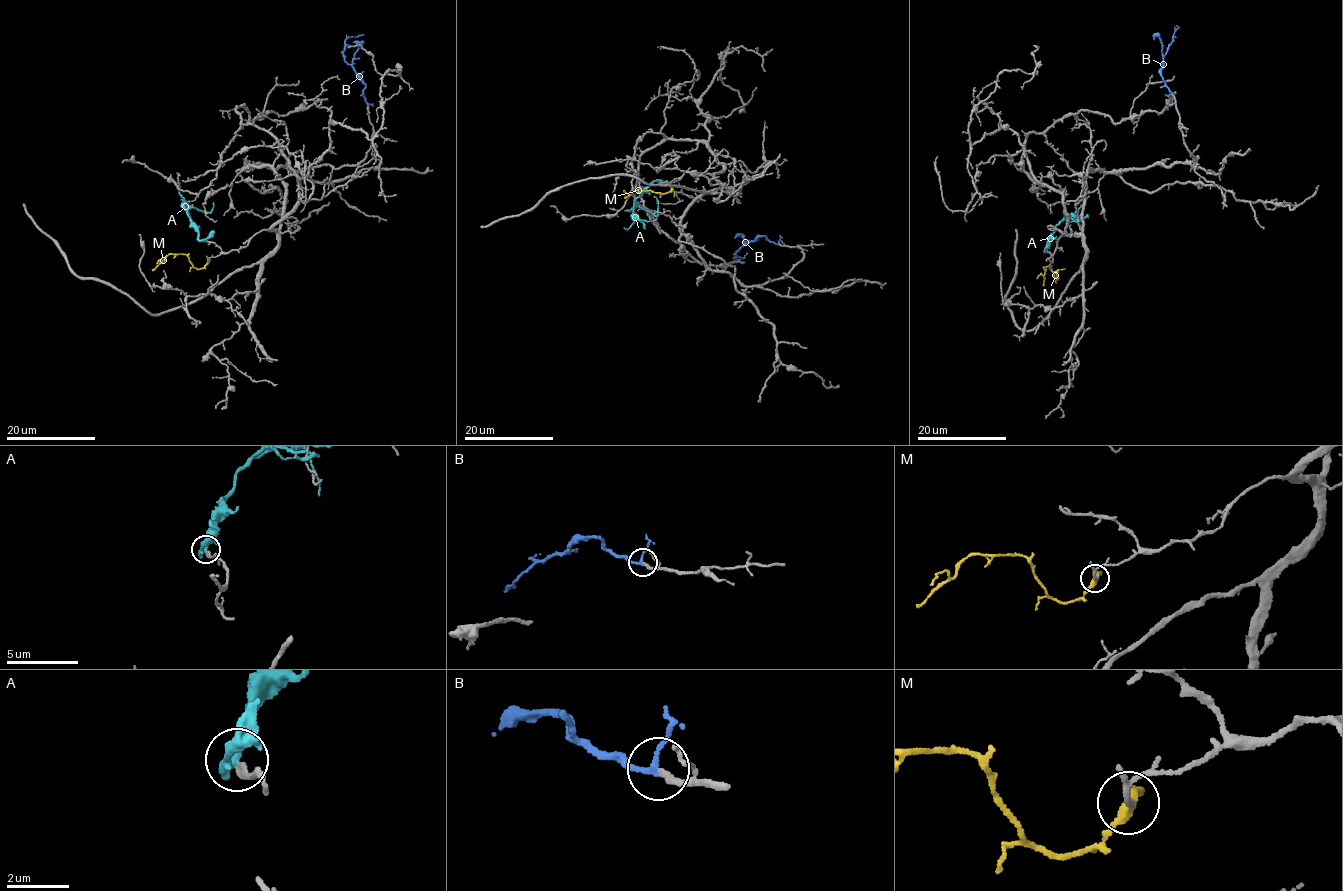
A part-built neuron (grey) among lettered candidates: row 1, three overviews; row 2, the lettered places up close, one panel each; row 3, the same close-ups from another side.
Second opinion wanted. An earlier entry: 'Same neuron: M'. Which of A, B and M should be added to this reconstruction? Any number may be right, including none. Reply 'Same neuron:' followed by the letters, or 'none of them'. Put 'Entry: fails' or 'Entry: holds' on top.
Entry: fails
Same neuron: B, M

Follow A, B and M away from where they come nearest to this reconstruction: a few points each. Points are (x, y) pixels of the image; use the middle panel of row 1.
A: (649, 185), (634, 201), (638, 207), (657, 215), (658, 203), (653, 197)
B: (779, 243), (761, 237), (738, 249), (734, 257), (742, 258), (746, 253)
M: (671, 187), (670, 192), (665, 193), (633, 191), (624, 198)

